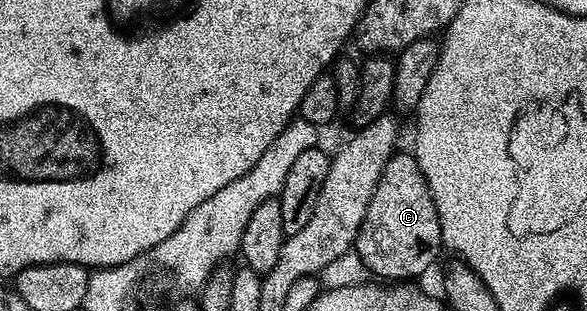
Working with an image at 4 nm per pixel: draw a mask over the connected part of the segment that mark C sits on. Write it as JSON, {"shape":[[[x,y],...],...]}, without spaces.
{"shape":[[[396,154],[372,194],[366,221],[358,232],[356,255],[375,277],[386,282],[410,282],[413,276],[424,275],[441,252],[444,245],[438,210],[418,159],[413,154]]]}

